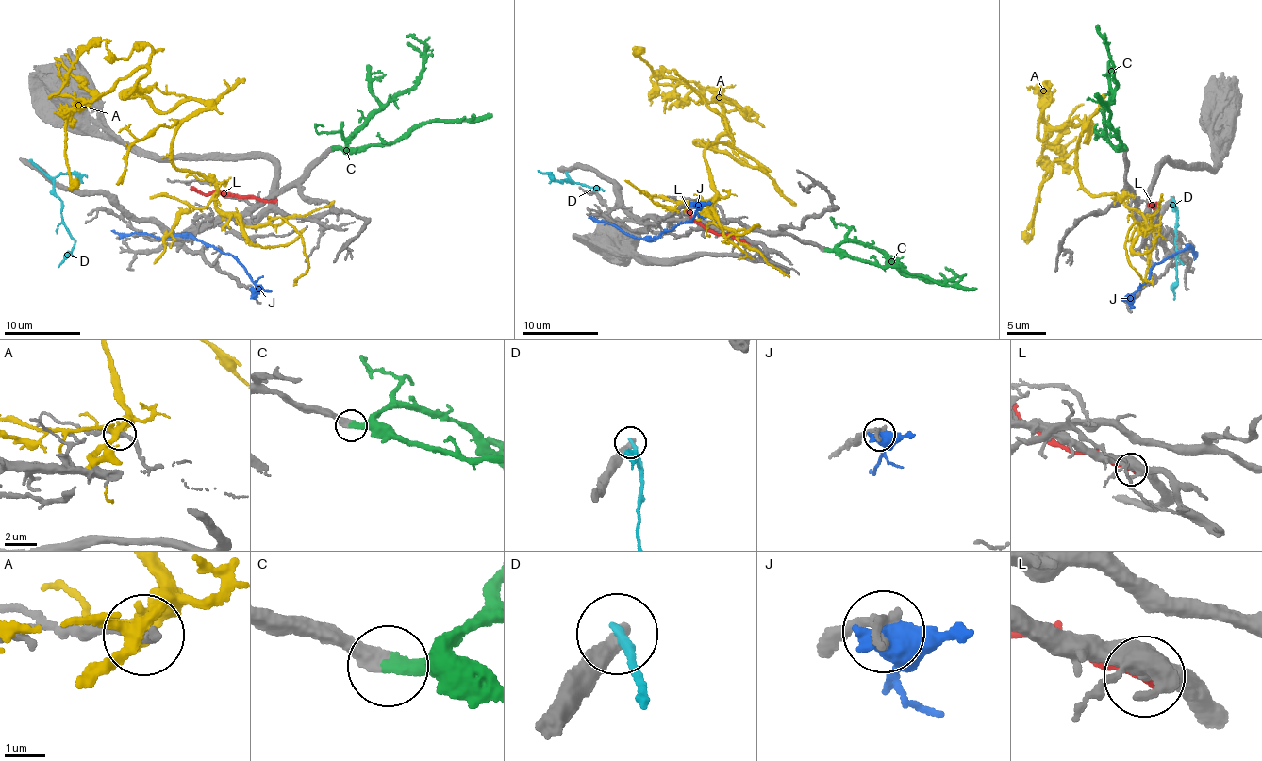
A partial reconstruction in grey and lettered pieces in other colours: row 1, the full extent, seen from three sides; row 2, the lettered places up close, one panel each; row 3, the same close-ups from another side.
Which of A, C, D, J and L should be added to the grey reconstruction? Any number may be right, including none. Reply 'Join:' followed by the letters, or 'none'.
Join: C

